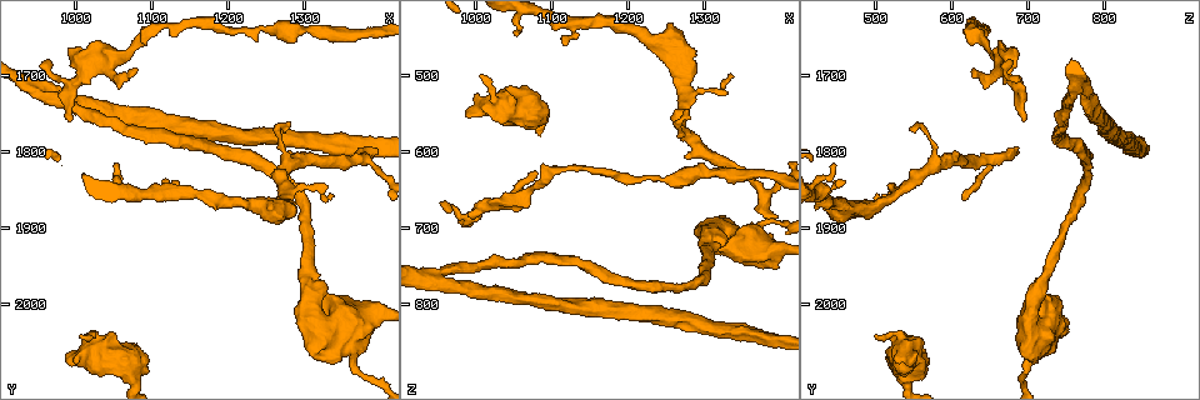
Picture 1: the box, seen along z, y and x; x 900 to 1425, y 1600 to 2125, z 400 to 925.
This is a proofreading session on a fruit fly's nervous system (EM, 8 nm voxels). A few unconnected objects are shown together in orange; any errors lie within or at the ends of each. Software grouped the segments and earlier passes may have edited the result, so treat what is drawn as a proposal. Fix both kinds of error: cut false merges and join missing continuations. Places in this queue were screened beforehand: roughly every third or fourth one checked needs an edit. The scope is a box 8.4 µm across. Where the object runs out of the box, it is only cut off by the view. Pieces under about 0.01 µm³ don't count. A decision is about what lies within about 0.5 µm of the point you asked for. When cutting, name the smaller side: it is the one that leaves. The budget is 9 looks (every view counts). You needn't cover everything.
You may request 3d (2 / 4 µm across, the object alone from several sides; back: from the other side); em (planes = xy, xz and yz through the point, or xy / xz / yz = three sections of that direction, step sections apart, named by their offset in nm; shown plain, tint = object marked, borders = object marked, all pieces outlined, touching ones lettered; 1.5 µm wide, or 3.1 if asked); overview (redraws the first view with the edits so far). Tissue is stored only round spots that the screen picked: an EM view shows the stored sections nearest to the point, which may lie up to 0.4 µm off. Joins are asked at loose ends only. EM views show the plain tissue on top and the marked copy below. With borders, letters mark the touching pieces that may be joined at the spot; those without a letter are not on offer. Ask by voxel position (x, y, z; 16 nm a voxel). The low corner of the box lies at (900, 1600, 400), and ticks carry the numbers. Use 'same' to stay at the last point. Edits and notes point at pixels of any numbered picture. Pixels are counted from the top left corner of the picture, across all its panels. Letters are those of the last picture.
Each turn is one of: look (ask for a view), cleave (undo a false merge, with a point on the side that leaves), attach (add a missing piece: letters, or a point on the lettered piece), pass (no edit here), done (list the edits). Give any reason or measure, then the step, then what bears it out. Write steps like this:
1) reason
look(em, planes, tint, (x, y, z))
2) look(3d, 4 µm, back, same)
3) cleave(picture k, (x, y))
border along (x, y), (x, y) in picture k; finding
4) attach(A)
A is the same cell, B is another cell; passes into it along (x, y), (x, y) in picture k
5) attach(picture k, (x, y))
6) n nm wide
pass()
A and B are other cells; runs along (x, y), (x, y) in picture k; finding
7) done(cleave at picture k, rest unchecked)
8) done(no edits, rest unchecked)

arms part here
look(em, xy, step 8, tint, (1275, 1865, 515))

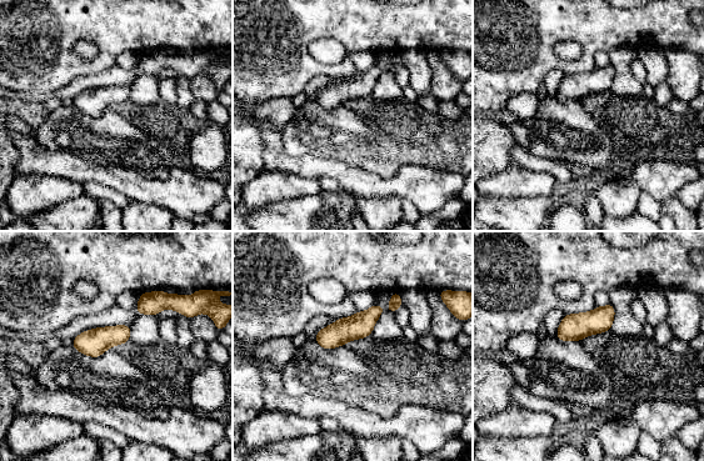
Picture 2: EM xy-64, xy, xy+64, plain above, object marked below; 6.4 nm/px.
what lies round it
look(em, xy, step 8, borders, same)

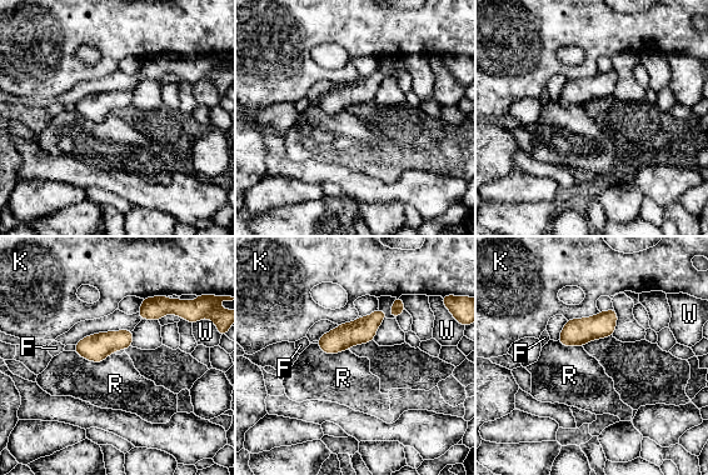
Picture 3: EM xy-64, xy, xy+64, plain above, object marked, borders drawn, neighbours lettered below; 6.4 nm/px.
pass()
F, K, R and W are other cells; runs along (382, 315), (360, 331), (322, 344) in picture 3; continuous, no second neuron

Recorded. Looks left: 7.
narrows sharply
look(3d, 4 µm, (1305, 1640, 620))

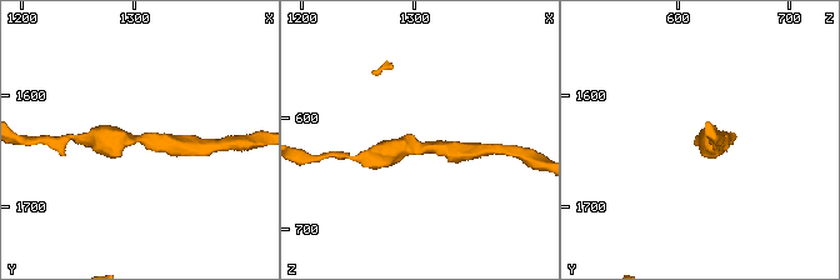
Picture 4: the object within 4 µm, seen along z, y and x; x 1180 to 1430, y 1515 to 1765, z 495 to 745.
look(em, yz, step 4, tint, (1302, 1638, 622))

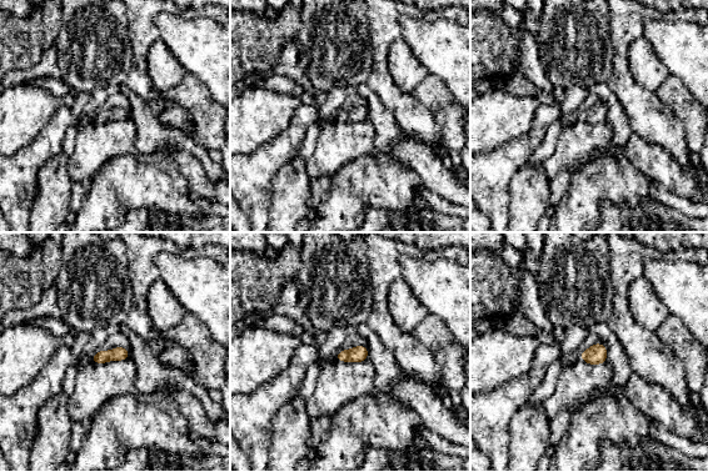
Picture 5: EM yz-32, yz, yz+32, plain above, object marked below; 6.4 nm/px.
cut it another way
look(em, planes, borders, same)

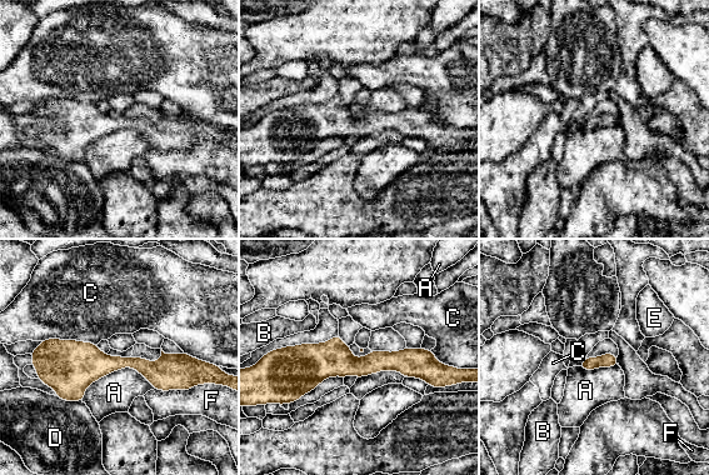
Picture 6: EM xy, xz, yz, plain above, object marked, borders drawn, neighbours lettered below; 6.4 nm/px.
90 nm wide; A touches over 480 nm
pass()
A, B, C, D, E and F are other cells; one neuron here

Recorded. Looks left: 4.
an open end
look(3d, 4 µm, (995, 1755, 690))

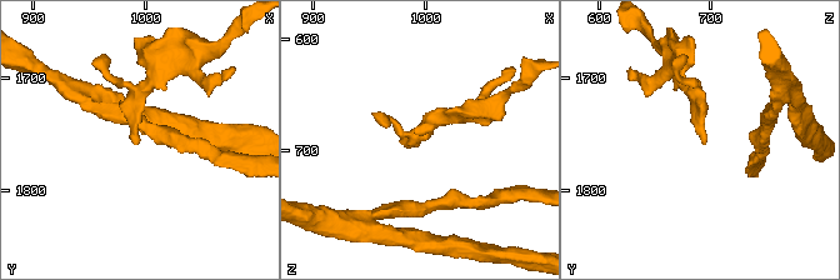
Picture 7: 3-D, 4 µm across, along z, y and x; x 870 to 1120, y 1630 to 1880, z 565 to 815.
need the tissue
look(em, yz, step 4, tint, (996, 1760, 690))

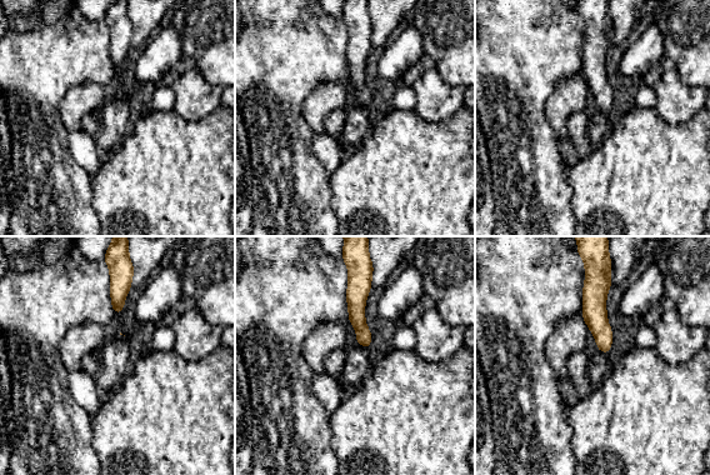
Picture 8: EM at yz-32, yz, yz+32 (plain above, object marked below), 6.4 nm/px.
look(em, yz, step 4, borders, same)

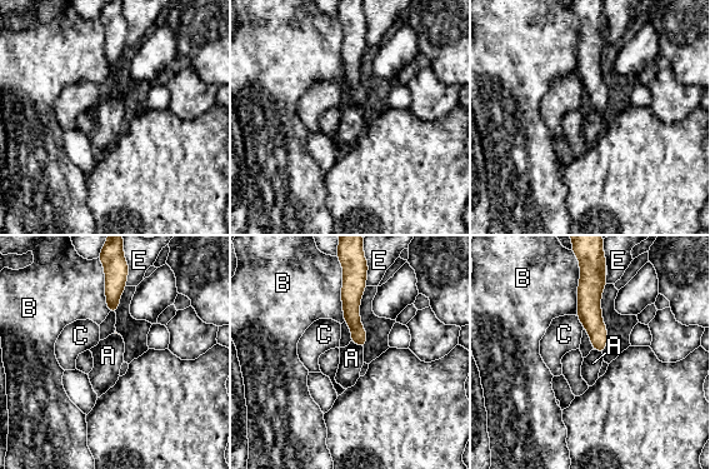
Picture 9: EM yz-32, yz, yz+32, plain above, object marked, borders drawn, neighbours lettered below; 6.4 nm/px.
pass()
A, B, C and E are other cells; border along (351, 340), (363, 348) in picture 9; no lettered piece goes on from it

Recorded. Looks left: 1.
free end
look(em, planes, borders, (1010, 2035, 500))

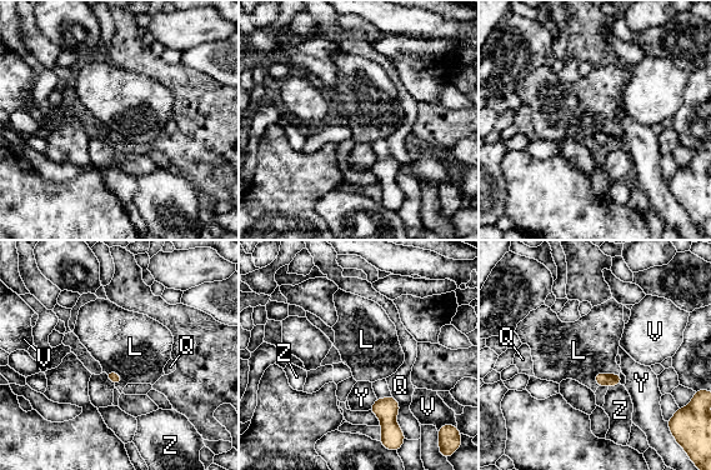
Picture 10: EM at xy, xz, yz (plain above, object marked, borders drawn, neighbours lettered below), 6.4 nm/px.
pass()
L, Q, V, Y and Z are other cells; border along (619, 373), (597, 373), (594, 380) in picture 10; no lettered piece goes on from it

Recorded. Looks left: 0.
done(no edits, rest unchecked)

